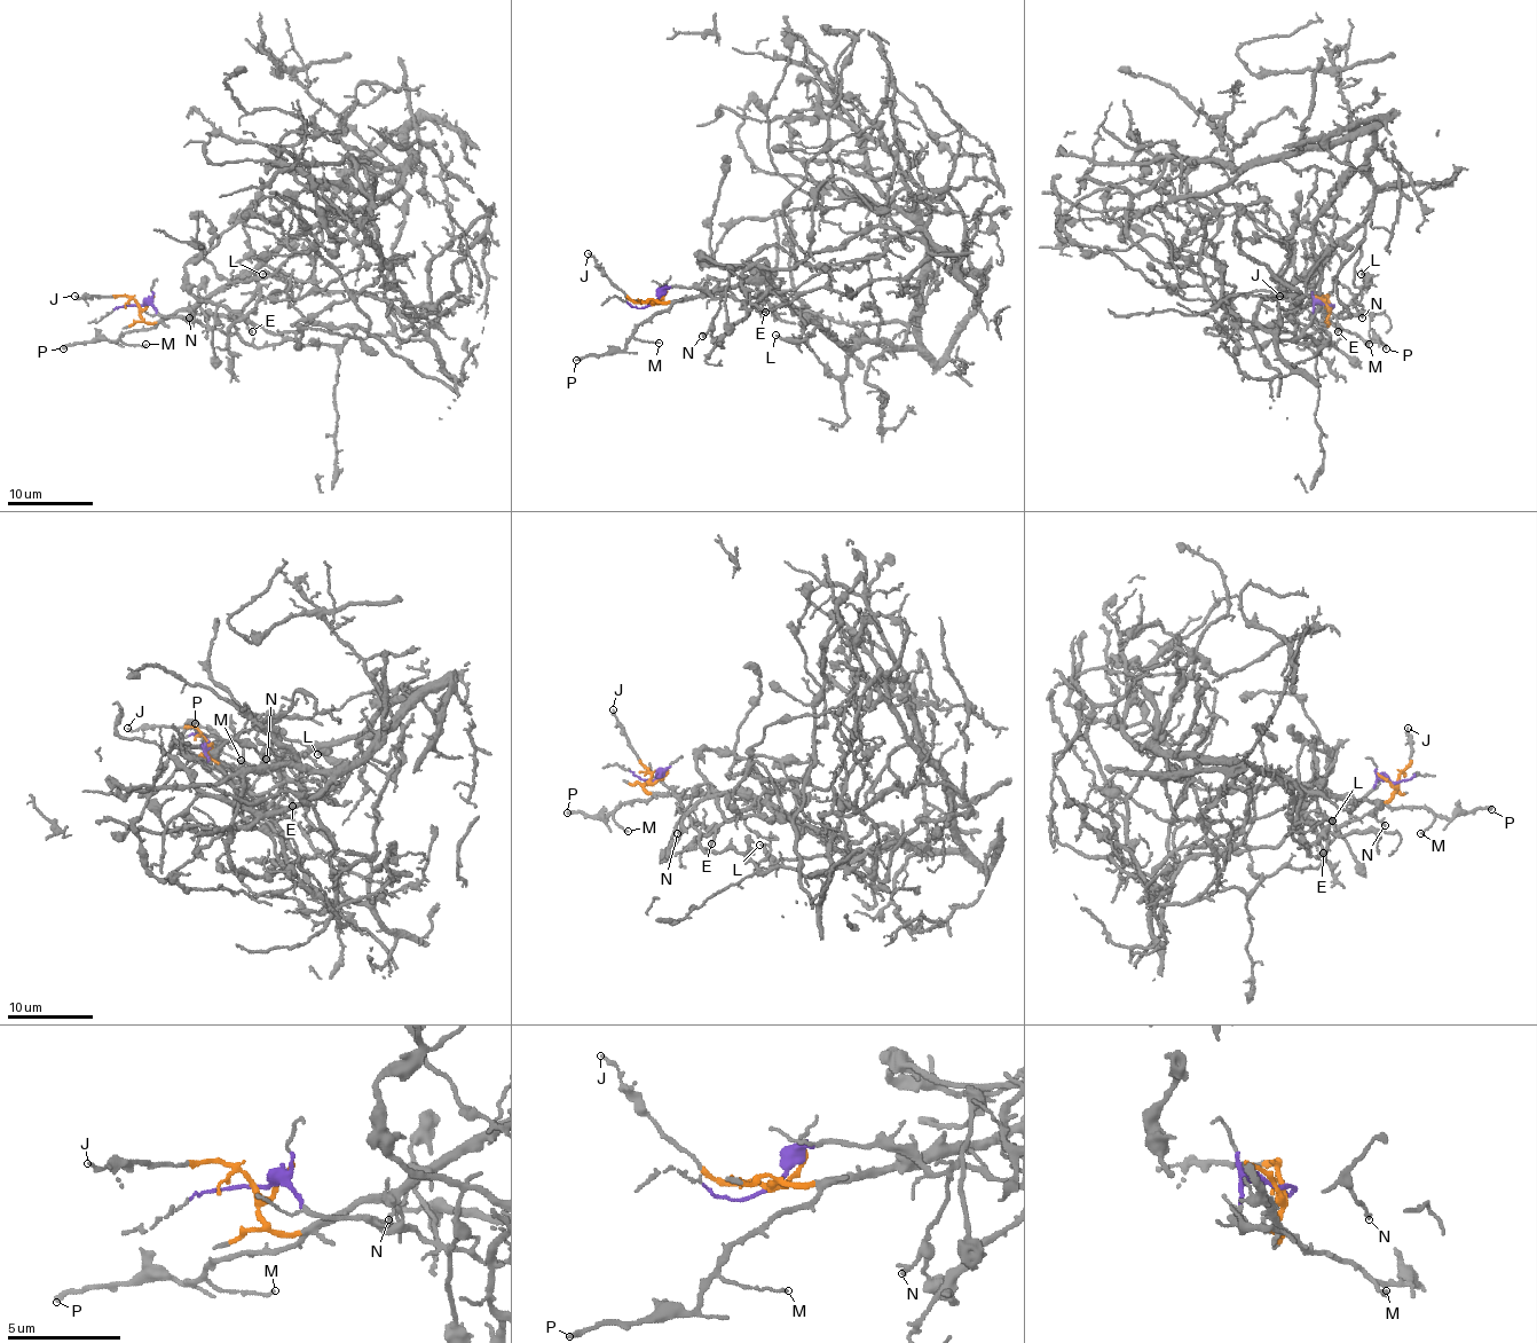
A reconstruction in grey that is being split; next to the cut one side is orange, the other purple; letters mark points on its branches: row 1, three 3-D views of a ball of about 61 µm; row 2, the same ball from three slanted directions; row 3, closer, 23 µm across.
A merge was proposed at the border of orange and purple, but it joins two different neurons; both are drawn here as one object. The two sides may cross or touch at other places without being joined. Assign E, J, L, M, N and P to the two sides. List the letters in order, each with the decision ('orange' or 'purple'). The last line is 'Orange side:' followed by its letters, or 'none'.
E: orange
J: orange
L: orange
M: orange
N: purple
P: orange
Orange side: E, J, L, M, P

